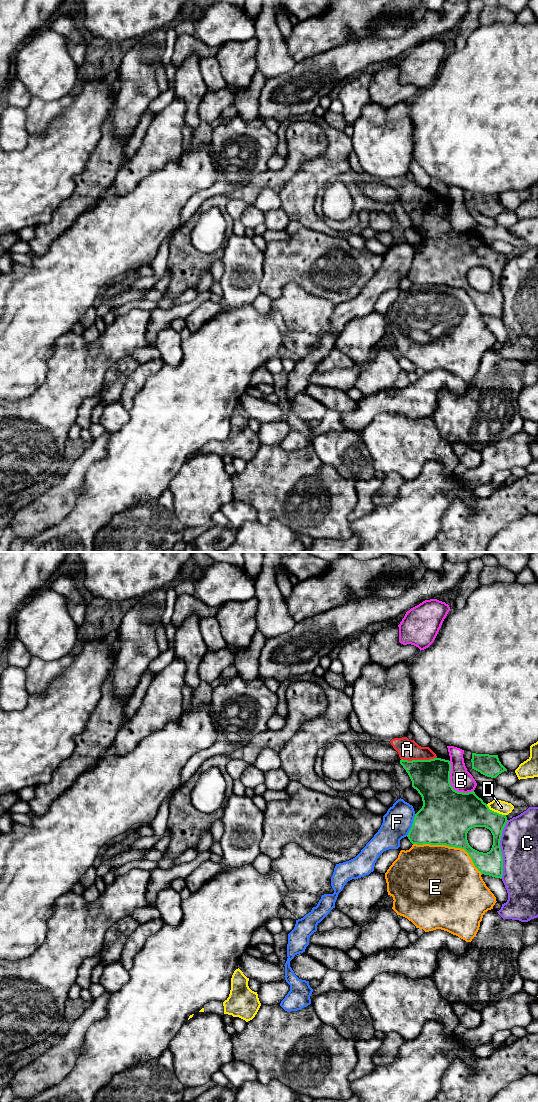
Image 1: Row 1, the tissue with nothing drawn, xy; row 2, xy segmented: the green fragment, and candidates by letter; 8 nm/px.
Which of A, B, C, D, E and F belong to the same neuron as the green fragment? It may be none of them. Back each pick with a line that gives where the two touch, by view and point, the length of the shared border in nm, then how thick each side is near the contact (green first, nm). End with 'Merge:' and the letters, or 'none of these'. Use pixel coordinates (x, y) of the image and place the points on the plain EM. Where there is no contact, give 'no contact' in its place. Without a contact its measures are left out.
A: contact xy (418, 200); length 280 nm; calibres 300 and 160 nm
Merge: A

